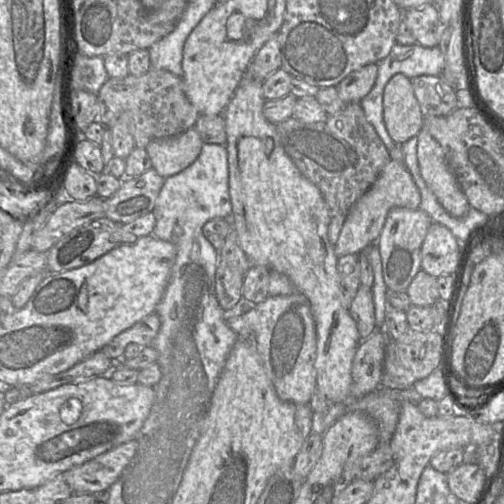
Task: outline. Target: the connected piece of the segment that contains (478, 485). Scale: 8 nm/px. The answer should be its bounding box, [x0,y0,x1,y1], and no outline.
[447,463,487,503]

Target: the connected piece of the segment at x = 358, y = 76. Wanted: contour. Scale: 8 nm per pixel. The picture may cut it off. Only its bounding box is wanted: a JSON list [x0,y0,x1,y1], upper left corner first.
[337,64,378,103]

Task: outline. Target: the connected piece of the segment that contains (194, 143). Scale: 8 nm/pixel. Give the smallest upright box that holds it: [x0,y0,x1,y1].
[145,126,203,179]

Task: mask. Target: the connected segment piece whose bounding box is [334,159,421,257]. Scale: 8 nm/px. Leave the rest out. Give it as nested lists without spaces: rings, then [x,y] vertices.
[[[392,160],[385,165],[372,186],[356,201],[347,214],[334,251],[337,257],[359,254],[370,244],[376,244],[388,212],[394,207],[418,209],[421,195],[403,161]]]

